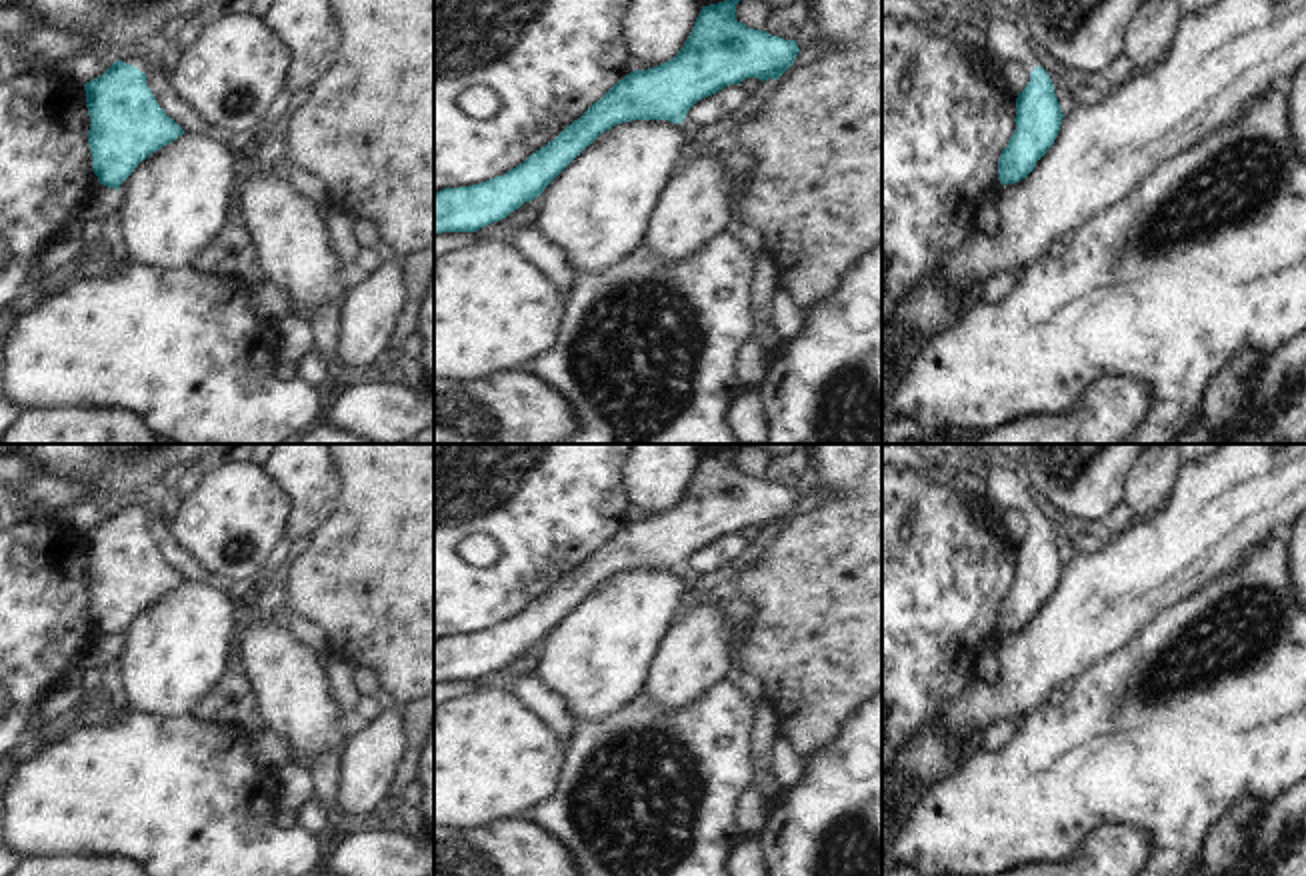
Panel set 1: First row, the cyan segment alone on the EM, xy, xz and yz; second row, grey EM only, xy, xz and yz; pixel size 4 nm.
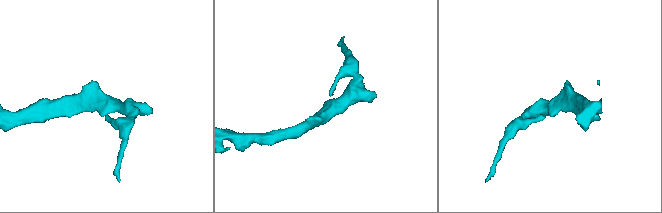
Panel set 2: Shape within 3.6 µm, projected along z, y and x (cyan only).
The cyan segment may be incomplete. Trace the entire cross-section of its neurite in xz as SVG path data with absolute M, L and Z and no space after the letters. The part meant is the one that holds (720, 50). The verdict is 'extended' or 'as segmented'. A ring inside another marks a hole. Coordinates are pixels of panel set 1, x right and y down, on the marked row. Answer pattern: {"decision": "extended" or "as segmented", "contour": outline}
{"decision": "as segmented", "contour": "M736 4L702 6L680 52L654 68L618 80L578 120L522 164L492 180L434 192L434 236L476 232L506 218L544 188L602 132L630 120L684 122L702 98L746 78L776 80L796 60L796 40L784 40L736 20Z"}

